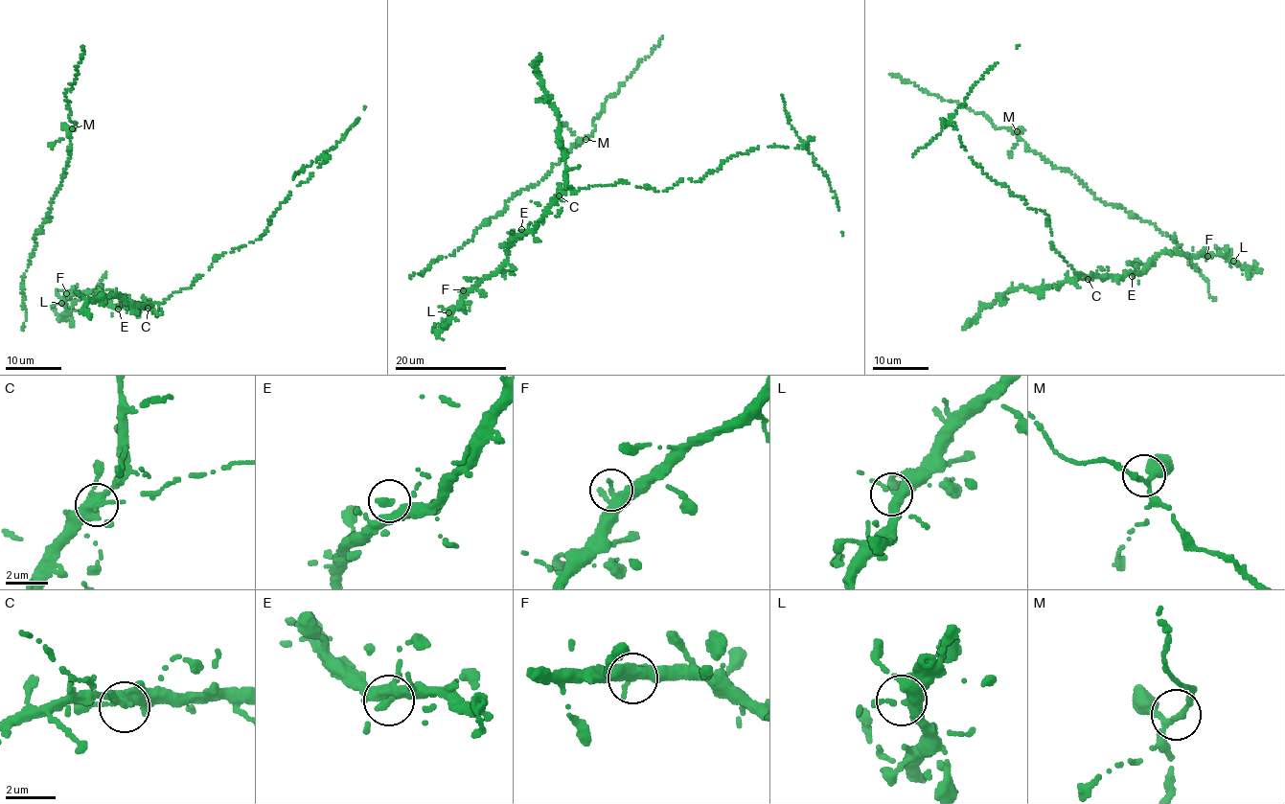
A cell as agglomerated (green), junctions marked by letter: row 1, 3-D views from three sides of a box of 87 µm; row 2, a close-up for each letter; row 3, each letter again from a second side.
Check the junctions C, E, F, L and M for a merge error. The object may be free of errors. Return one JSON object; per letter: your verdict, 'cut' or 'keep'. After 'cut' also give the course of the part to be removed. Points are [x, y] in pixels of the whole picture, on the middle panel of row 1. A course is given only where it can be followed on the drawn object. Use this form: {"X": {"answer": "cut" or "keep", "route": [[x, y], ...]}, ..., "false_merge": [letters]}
{"C": {"answer": "cut"}, "E": {"answer": "keep"}, "F": {"answer": "keep"}, "L": {"answer": "keep"}, "M": {"answer": "keep"}, "false_merge": ["C"]}

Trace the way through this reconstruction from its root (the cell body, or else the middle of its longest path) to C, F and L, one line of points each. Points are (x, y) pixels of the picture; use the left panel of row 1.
C: (95, 291), (100, 288), (113, 306), (132, 306), (136, 310), (145, 305), (148, 309)
F: (95, 291), (66, 293)
L: (95, 291), (72, 293), (61, 303)

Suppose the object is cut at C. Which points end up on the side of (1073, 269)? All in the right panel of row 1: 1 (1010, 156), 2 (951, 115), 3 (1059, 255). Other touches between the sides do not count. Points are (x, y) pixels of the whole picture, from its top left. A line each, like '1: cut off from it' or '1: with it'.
1: cut off from it
2: with it
3: with it

